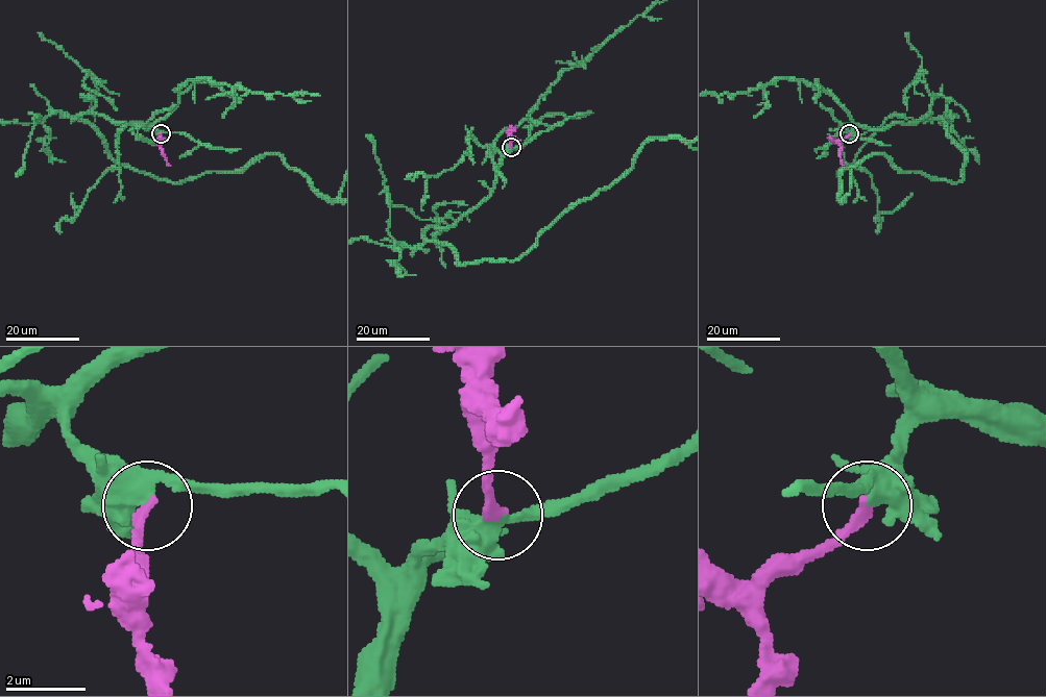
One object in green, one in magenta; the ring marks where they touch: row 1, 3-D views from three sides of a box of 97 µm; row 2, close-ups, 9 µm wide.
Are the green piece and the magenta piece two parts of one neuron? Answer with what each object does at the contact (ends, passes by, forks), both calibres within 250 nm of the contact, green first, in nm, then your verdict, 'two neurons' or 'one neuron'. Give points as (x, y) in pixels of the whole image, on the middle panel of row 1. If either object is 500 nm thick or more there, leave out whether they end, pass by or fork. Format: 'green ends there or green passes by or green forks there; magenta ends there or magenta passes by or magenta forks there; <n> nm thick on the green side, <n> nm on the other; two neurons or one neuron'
green passes by; magenta ends there; 400 nm thick on the green side, 240 nm on the other; one neuron

